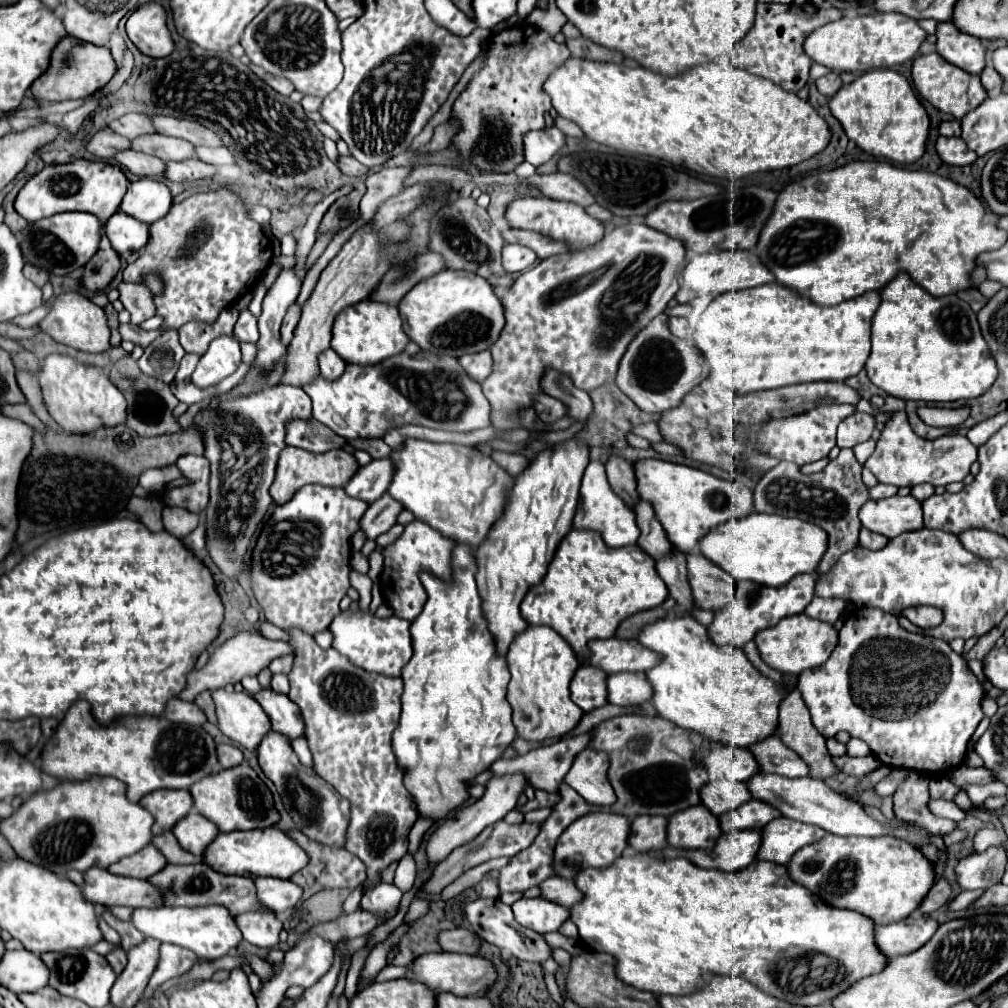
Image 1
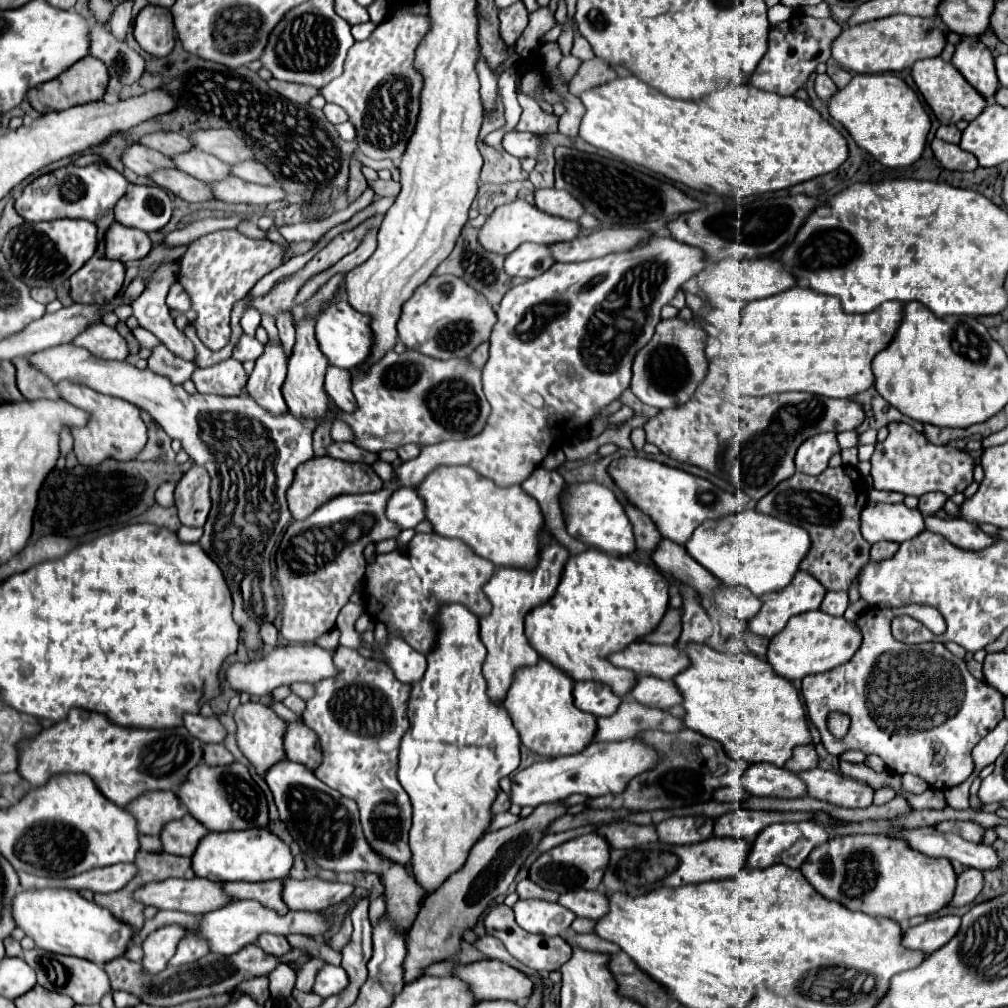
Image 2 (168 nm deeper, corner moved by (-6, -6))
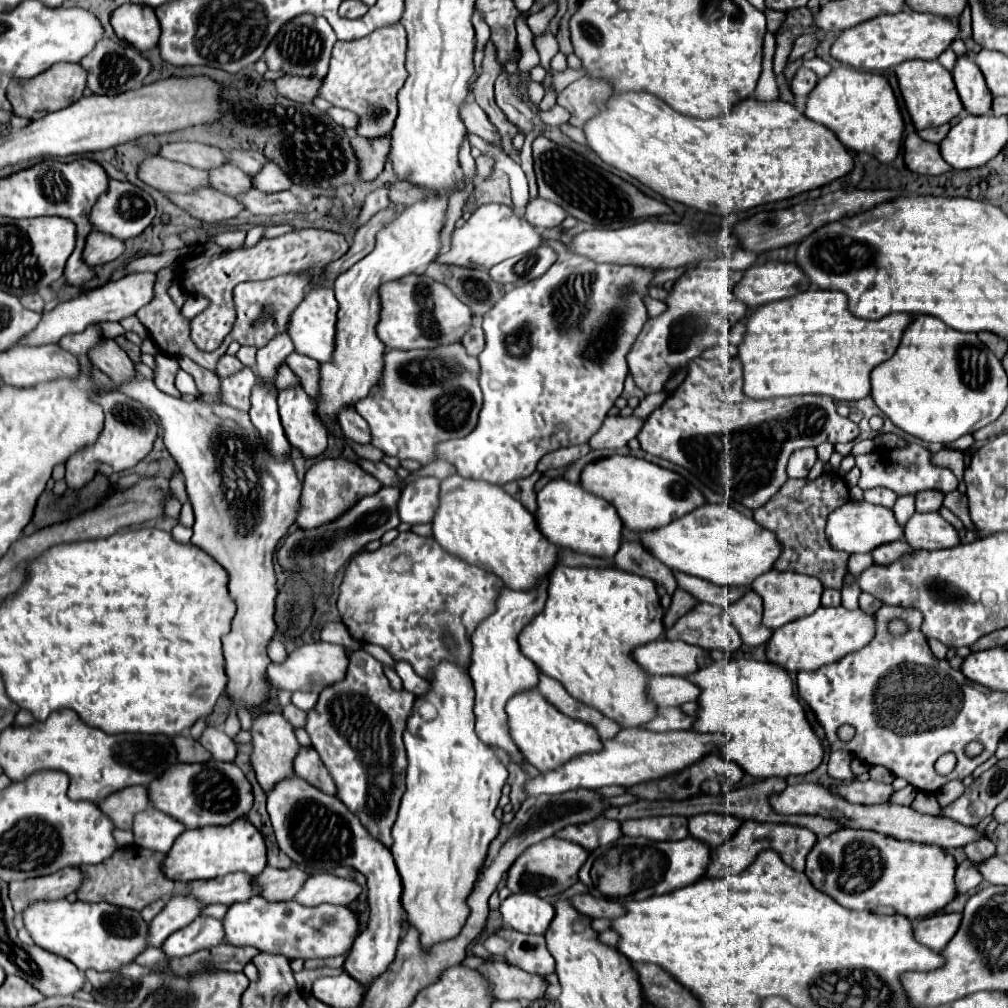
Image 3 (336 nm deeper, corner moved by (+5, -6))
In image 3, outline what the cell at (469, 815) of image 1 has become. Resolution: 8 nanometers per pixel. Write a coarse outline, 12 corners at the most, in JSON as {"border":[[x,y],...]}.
{"border":[[623,729],[603,751],[527,781],[527,795],[633,787],[677,773],[723,733]]}

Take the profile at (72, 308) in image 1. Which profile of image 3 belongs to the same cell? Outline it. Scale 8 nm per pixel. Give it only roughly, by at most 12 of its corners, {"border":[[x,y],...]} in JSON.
{"border":[[113,339],[89,353],[117,385],[139,377],[135,363]]}

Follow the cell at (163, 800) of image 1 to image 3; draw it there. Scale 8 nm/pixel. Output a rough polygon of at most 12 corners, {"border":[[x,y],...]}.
{"border":[[125,787],[97,805],[117,829],[147,809],[145,787]]}

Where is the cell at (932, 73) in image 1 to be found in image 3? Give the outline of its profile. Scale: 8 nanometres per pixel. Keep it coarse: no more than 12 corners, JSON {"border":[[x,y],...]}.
{"border":[[939,61],[895,67],[917,131],[963,111]]}

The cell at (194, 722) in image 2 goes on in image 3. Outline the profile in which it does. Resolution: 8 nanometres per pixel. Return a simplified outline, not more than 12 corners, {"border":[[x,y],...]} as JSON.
{"border":[[207,727],[199,743],[213,759],[233,763],[233,743],[221,729]]}

